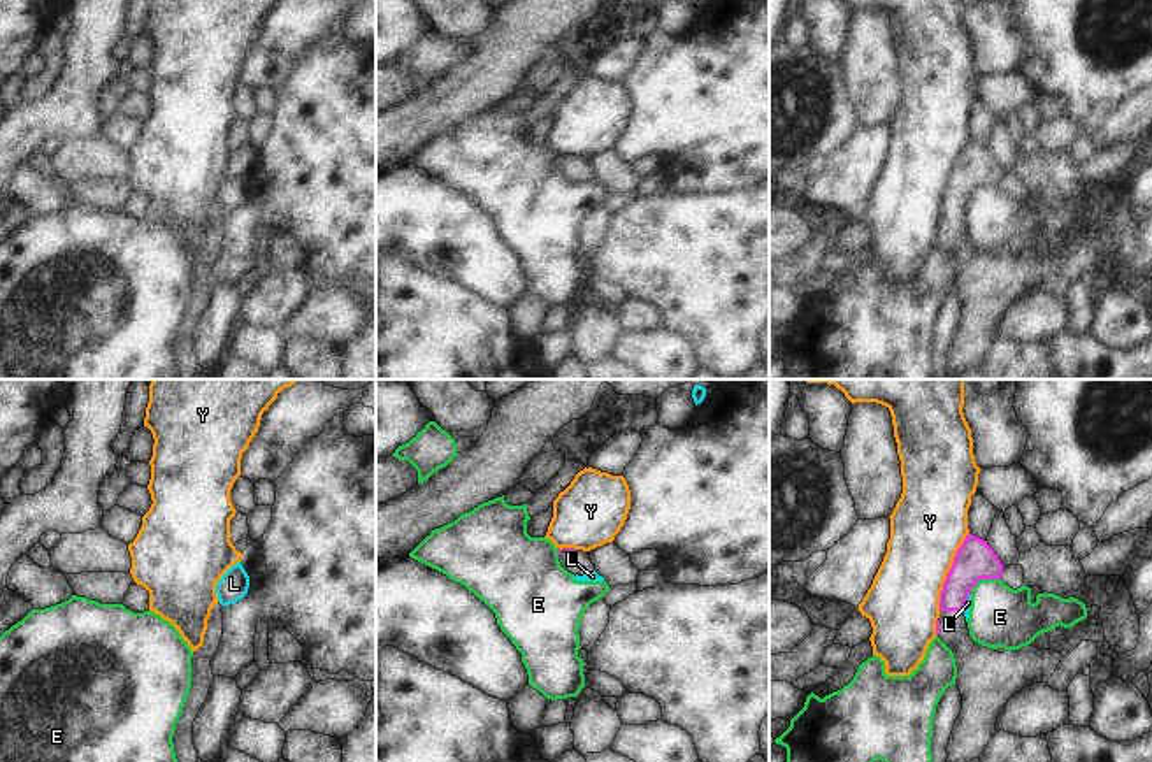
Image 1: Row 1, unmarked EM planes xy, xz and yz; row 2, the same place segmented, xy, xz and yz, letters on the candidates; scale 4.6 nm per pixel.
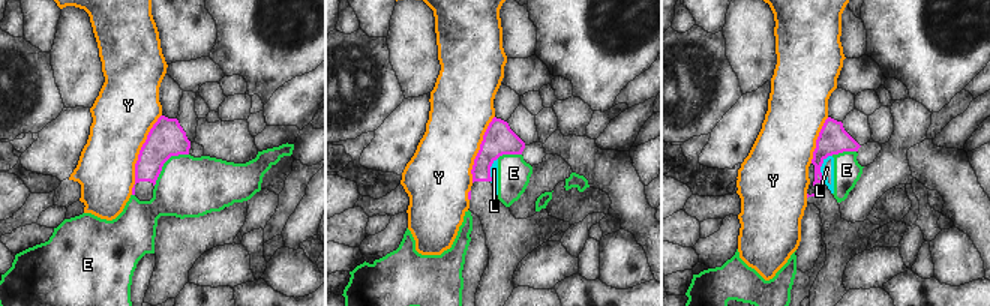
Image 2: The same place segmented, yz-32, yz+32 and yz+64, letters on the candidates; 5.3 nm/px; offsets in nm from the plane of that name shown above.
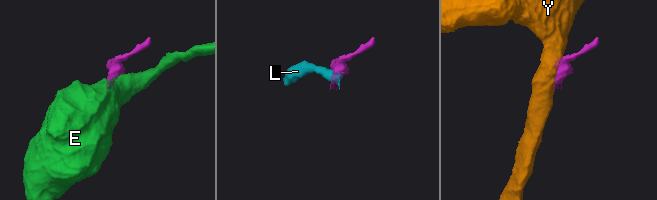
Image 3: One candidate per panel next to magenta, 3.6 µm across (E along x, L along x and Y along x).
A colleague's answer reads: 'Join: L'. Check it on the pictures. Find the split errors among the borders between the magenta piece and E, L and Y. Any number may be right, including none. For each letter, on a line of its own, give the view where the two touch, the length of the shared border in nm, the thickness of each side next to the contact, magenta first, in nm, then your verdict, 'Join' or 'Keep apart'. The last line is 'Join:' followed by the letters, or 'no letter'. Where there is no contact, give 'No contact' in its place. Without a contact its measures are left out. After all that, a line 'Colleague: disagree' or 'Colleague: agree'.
E: Touches magenta in yz. Shared border 170 nm. Thickness 180 nm (magenta) against 280 nm. Keep apart
L: Touches magenta in yz. Shared border 80 nm. Thickness 180 nm (magenta) against 30 nm. Keep apart
Y: Touches magenta in yz. Shared border 400 nm. Thickness 180 nm (magenta) against 360 nm. Keep apart
Join: no letter.
Colleague: disagree

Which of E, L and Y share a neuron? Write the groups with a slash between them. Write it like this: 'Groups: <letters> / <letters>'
Groups: E L / Y.

